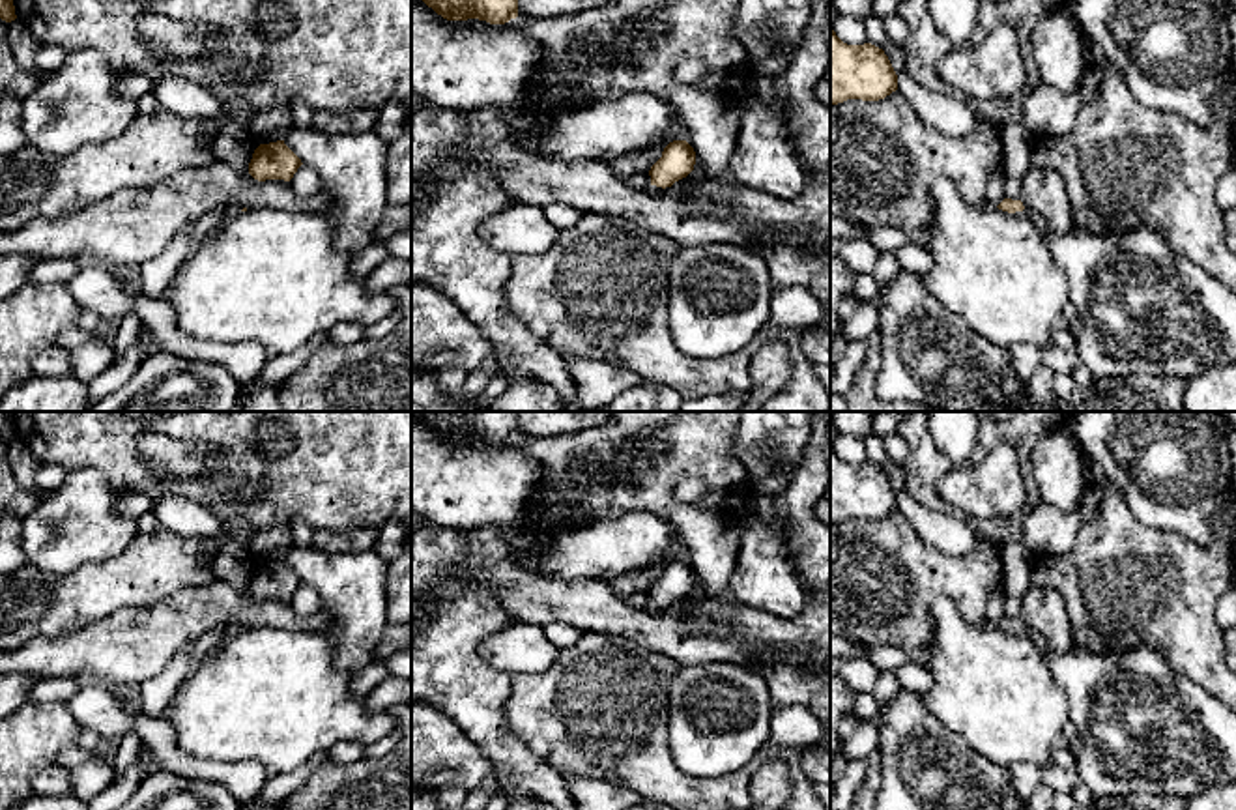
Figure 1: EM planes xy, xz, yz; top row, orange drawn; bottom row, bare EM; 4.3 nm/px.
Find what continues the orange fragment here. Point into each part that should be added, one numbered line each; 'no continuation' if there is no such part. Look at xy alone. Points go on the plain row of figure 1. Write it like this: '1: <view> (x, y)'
no continuation

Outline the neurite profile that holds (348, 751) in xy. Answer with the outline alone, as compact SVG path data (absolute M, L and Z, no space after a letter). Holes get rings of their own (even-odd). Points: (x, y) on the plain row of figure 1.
M342 741L329 748L327 759L335 763L353 763L365 758L366 746L355 741Z

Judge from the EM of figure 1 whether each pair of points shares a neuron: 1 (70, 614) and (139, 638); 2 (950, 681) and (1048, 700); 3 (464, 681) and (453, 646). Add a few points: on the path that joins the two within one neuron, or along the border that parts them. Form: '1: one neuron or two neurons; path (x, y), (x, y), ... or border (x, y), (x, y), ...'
1: two neurons; border (135, 607), (124, 607), (77, 631), (53, 638)
2: one neuron; path (975, 681), (984, 681), (1003, 700), (1023, 700)
3: one neuron; path (455, 672), (453, 655)

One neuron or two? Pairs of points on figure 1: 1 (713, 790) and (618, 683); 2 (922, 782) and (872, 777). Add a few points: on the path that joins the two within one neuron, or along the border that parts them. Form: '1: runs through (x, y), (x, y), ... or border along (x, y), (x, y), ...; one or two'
1: runs through (679, 788), (618, 726), (618, 717); one
2: border along (876, 751), (879, 760), (879, 790); two

